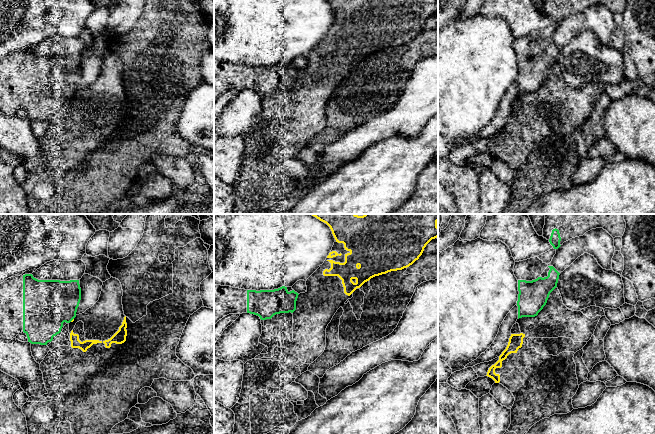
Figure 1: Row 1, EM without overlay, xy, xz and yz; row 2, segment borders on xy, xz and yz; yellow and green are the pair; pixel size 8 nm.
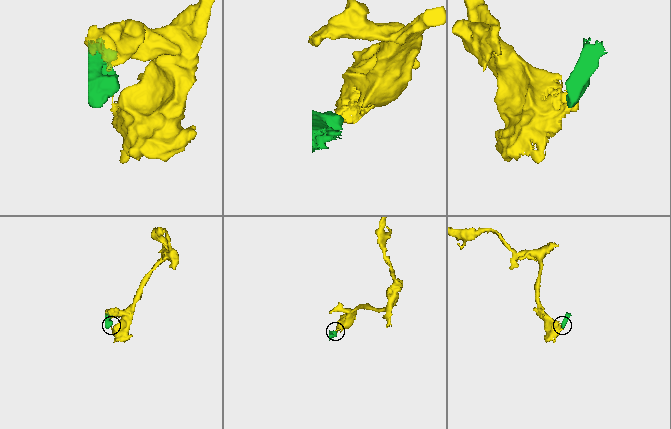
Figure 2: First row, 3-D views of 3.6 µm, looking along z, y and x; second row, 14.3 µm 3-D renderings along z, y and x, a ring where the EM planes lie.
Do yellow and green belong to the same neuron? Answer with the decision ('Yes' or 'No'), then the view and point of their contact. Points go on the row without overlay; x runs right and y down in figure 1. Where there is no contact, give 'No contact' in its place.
No. Touches yellow at xy (72, 96)

